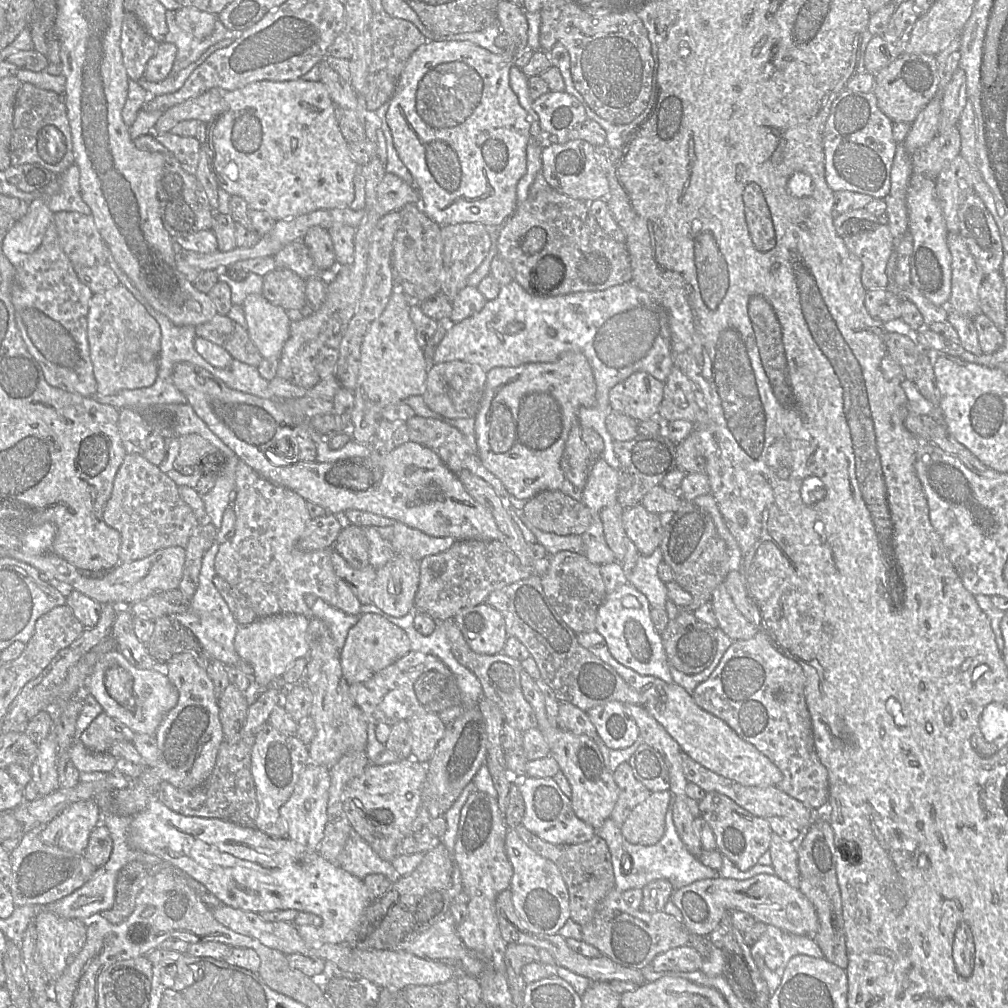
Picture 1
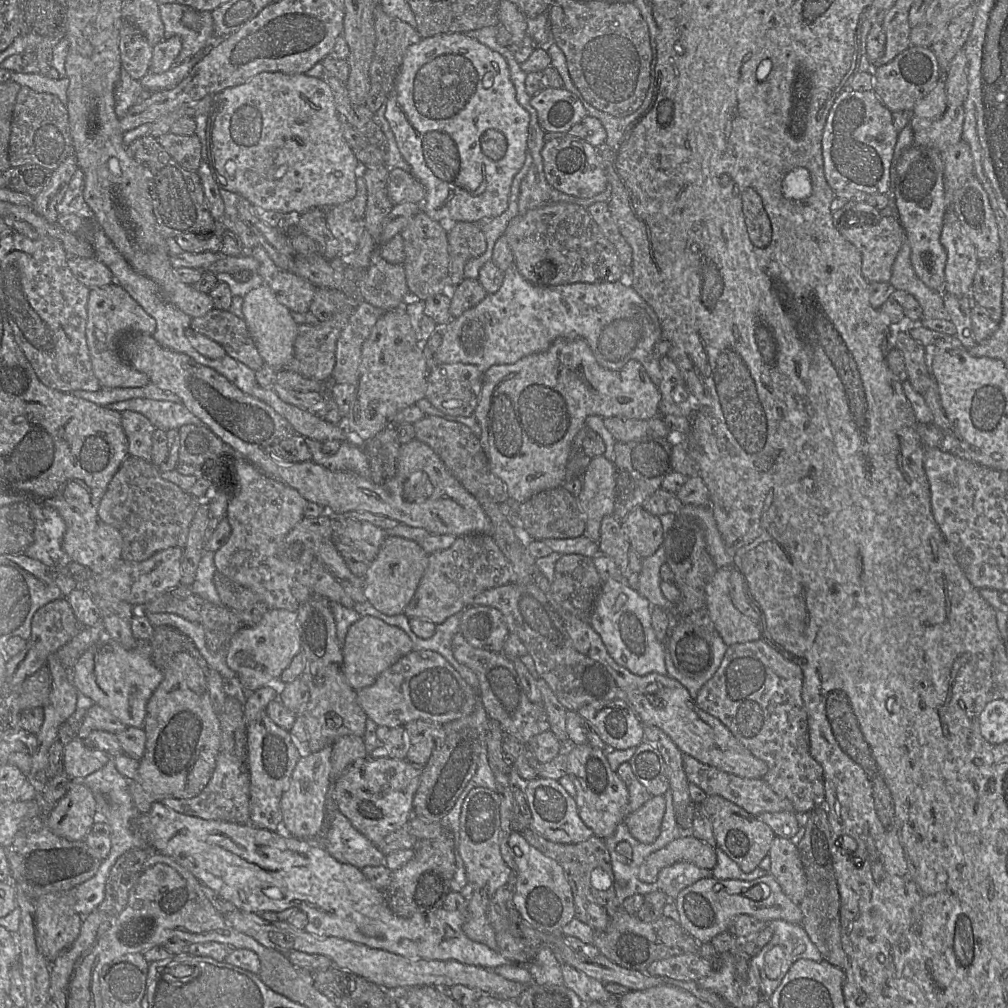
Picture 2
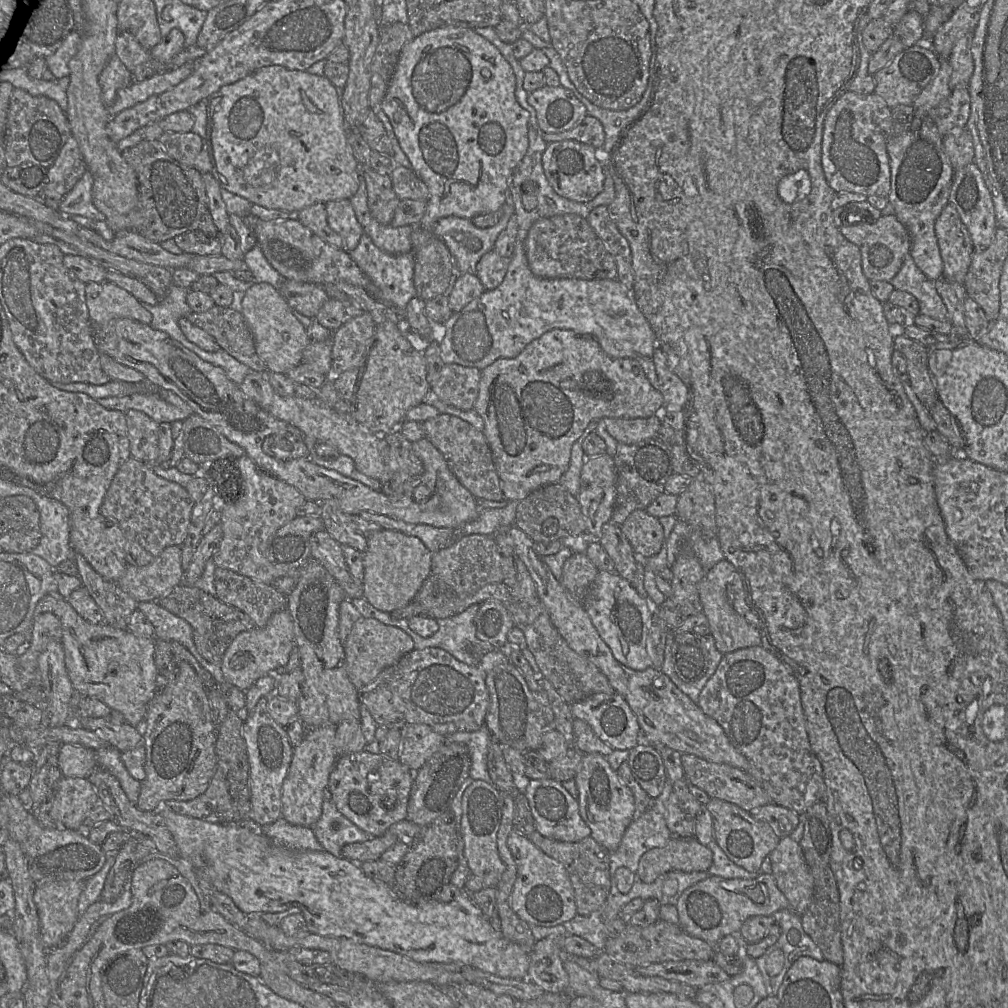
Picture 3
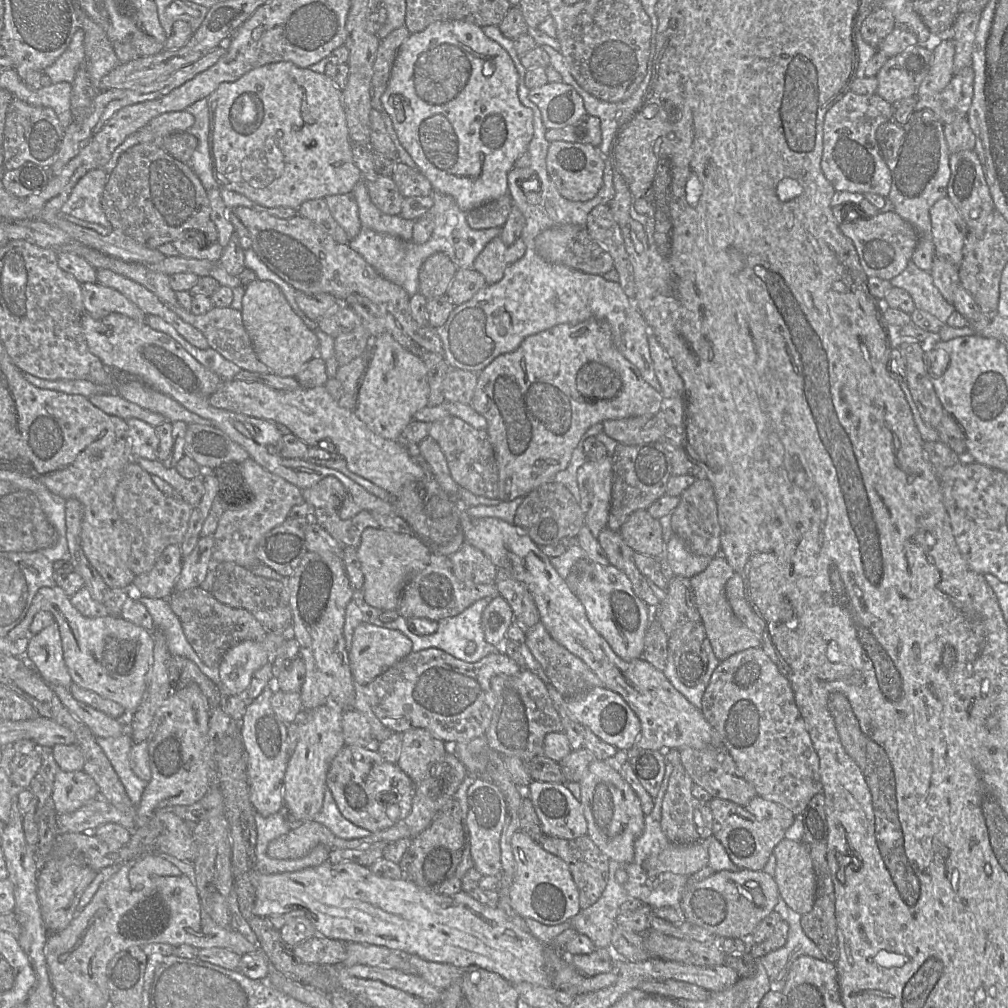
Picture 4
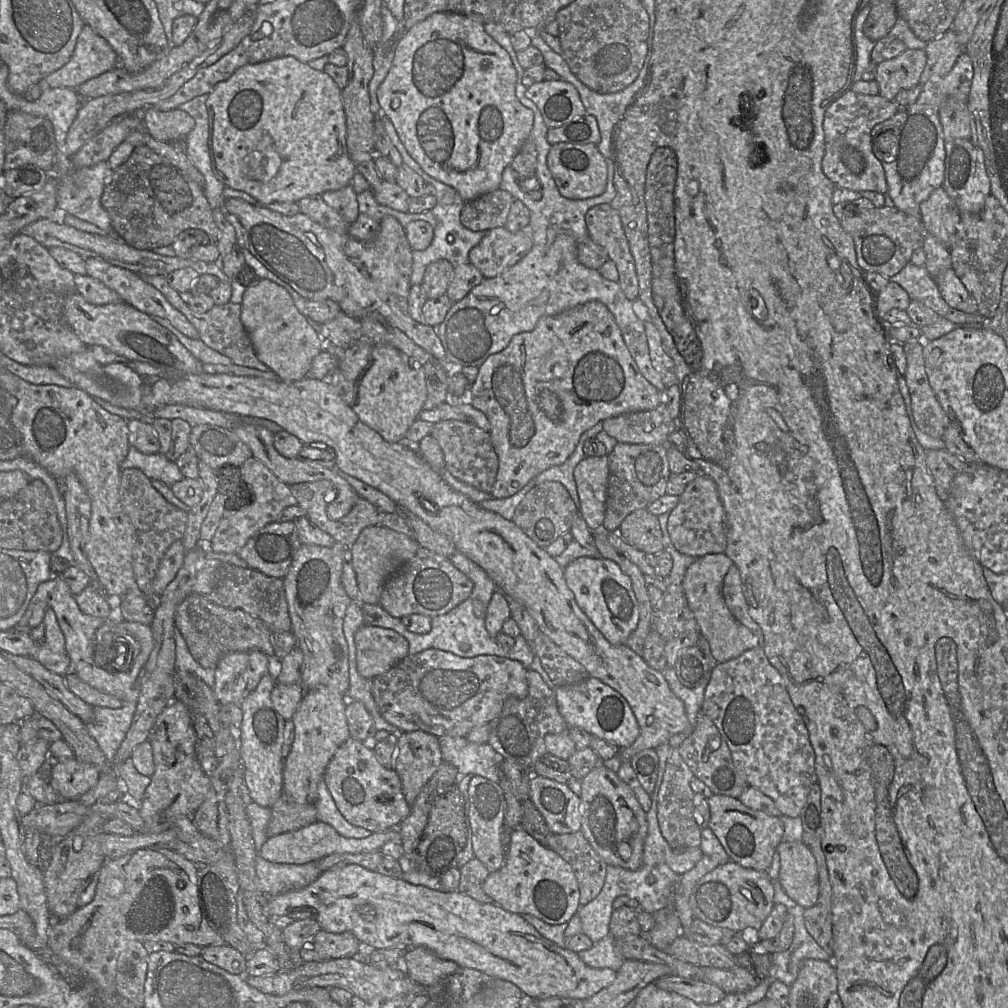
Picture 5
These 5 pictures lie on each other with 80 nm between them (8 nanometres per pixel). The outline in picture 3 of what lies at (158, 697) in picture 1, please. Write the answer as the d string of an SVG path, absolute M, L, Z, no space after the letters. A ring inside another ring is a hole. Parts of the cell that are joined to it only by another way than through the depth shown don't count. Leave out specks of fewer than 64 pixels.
M58 591L39 600L34 618L43 612L55 614L61 622L66 670L76 693L98 699L119 711L127 723L143 729L148 704L158 690L154 660L156 639L136 636L128 629L115 628L105 621L90 623Z

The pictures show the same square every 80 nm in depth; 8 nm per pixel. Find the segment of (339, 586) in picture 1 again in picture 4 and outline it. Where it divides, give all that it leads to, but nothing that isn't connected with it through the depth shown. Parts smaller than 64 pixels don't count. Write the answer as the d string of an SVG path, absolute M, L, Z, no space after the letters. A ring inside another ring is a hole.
M251 457L241 463L241 472L249 488L250 500L238 508L227 508L223 512L214 533L212 559L214 563L234 562L248 568L260 563L255 550L262 537L282 524L291 508L302 504L304 499L298 487L267 471Z

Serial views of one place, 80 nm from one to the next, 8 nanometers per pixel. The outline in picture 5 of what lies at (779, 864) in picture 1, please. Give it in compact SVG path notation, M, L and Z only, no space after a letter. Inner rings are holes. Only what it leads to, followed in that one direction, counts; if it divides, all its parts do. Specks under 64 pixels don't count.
M782 841L777 853L780 857L778 881L786 894L807 909L819 896L819 880L815 857L802 841Z

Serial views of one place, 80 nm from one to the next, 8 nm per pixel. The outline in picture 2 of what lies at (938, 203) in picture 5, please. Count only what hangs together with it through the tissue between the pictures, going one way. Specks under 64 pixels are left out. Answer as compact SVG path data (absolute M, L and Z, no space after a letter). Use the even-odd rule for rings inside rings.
M948 208L944 214L940 243L947 254L945 284L942 291L958 297L971 298L979 259L974 245L962 230L952 208Z

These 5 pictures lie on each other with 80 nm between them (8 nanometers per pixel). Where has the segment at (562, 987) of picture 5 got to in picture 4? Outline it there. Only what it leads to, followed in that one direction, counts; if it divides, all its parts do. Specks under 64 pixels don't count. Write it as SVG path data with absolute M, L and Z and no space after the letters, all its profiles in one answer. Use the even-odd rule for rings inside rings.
M326 860L319 866L278 874L264 874L255 868L252 883L256 888L253 908L255 915L268 918L300 909L312 922L317 934L344 943L383 946L406 956L417 955L431 962L448 963L458 968L477 966L500 975L511 984L525 982L546 988L559 988L574 996L612 986L618 978L614 972L596 976L581 975L569 962L569 958L563 957L563 967L551 981L545 970L545 945L530 931L526 932L518 927L502 909L481 904L464 891L444 895L427 891L404 877L391 879L377 876L368 867L355 862L333 864Z

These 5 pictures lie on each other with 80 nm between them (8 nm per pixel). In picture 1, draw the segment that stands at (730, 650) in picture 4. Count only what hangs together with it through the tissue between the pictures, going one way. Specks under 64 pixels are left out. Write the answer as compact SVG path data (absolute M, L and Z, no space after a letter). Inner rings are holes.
M720 584L712 593L711 602L718 621L718 627L732 640L748 640L760 626L748 621L736 608L725 584Z

